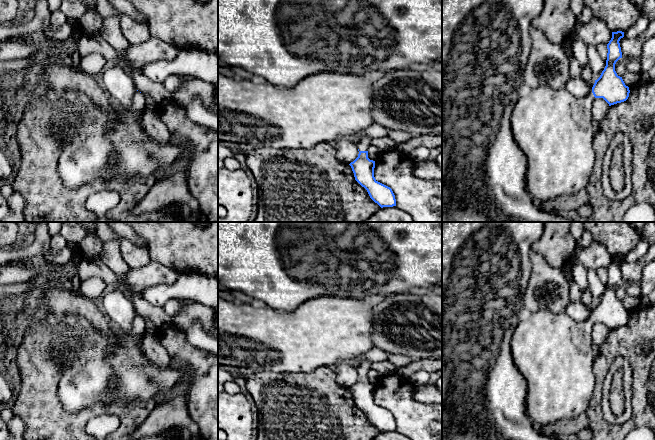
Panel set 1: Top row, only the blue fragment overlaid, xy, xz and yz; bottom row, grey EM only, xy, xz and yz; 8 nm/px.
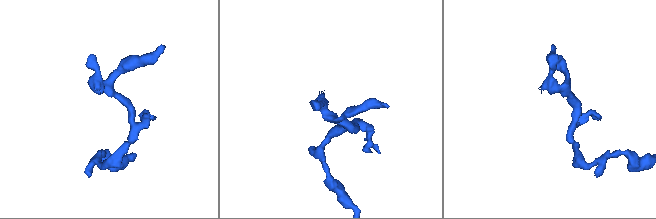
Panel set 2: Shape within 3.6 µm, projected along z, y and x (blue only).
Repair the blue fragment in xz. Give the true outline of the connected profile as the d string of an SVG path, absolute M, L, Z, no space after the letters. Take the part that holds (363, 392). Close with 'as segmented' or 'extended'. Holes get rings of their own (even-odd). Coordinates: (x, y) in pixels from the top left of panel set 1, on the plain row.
M362 359L358 364L358 381L349 389L354 397L355 404L364 411L370 422L381 432L396 430L396 423L392 413L374 401L375 385L368 382L368 372L371 363Z | extended

